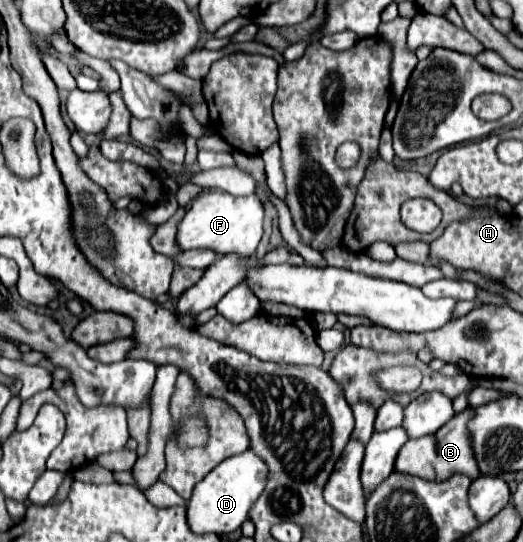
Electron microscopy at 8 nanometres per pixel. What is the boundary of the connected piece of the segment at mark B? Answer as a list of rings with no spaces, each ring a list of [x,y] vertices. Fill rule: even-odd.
[[[472,407],[464,409],[462,413],[454,415],[442,429],[436,431],[436,435],[426,435],[420,439],[410,439],[398,453],[396,457],[396,471],[404,471],[410,475],[418,475],[424,479],[446,479],[448,475],[454,473],[464,473],[470,479],[476,479],[480,475],[476,457],[474,457],[474,445],[472,445],[472,435],[468,429],[468,423],[476,417],[476,411]]]

